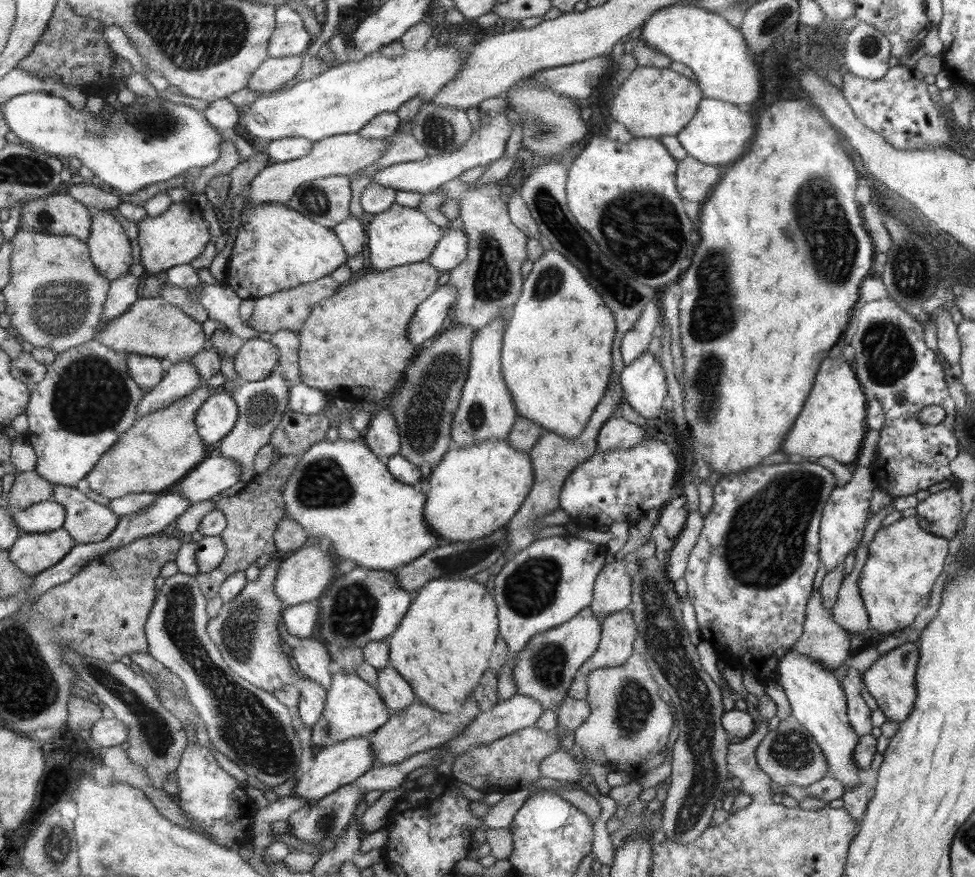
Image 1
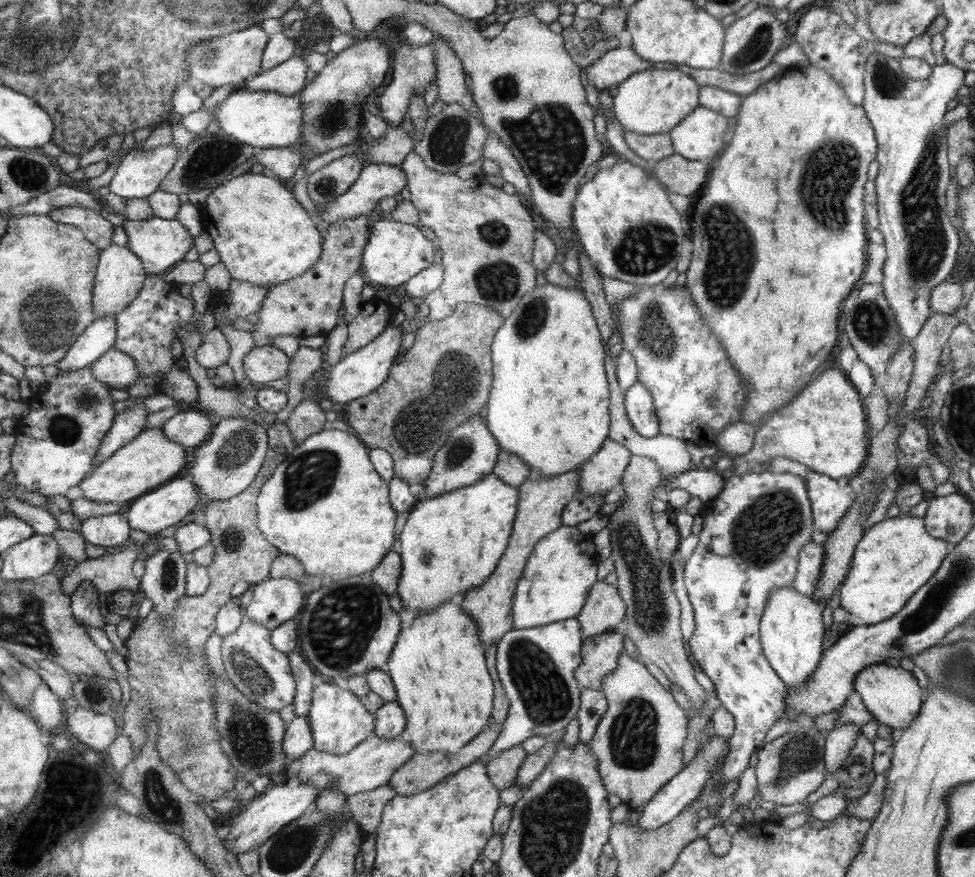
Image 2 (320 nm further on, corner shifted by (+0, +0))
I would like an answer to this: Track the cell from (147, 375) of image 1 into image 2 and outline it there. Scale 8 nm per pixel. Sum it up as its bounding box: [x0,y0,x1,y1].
[91,348,141,389]

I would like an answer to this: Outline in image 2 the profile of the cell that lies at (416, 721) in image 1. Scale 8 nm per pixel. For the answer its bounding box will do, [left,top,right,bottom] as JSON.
[286,733,417,798]

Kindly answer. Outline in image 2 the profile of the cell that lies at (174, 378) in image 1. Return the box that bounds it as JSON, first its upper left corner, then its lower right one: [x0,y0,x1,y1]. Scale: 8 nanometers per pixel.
[93,403,148,466]

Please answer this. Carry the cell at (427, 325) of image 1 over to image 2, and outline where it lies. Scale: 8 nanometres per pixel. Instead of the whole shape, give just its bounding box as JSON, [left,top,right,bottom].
[318,324,404,404]

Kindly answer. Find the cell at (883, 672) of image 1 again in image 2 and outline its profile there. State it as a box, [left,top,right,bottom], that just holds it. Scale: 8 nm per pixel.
[854,662,924,733]

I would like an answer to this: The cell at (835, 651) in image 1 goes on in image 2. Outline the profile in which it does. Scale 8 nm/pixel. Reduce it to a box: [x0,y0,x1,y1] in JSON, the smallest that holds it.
[794,541,825,600]

